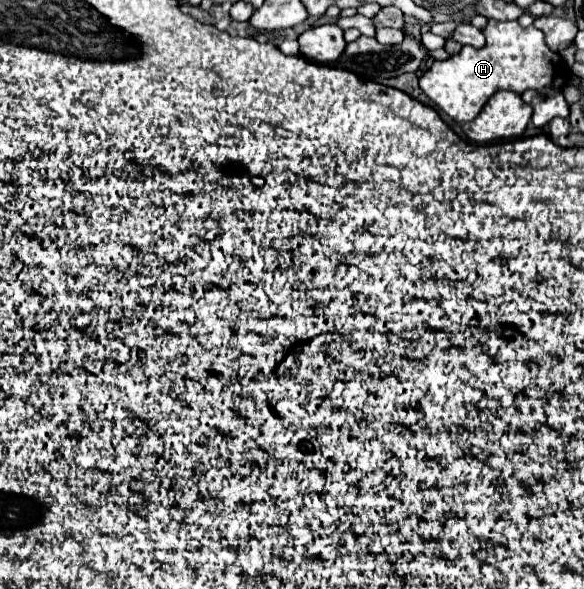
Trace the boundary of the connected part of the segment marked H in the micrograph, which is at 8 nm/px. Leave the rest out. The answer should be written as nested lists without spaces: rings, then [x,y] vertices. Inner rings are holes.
[[[490,19],[484,37],[484,49],[464,45],[462,51],[448,61],[434,61],[432,69],[420,77],[420,89],[454,121],[472,121],[496,91],[508,89],[520,95],[526,89],[542,89],[548,85],[562,87],[566,83],[568,69],[562,57],[544,45],[544,35],[534,25],[520,27],[518,21]]]

